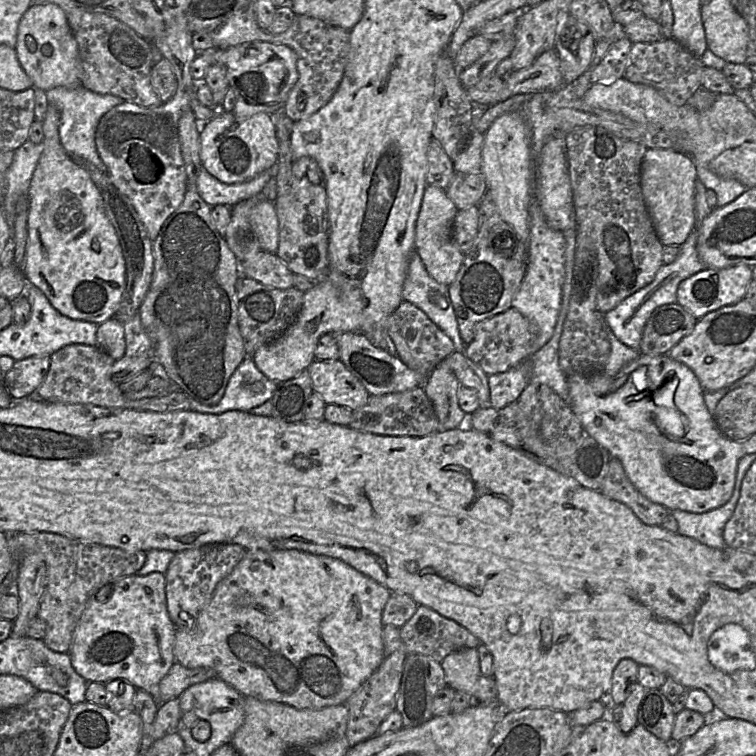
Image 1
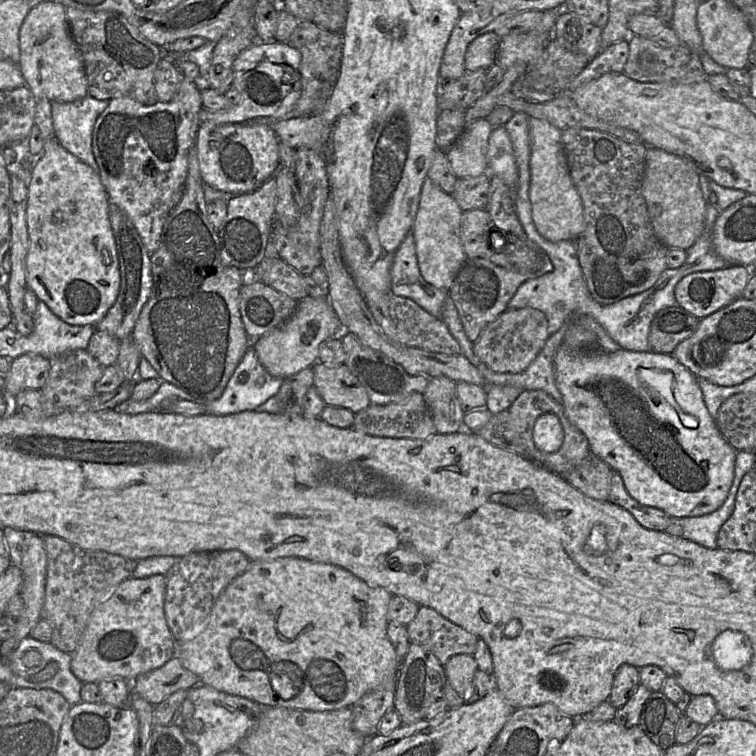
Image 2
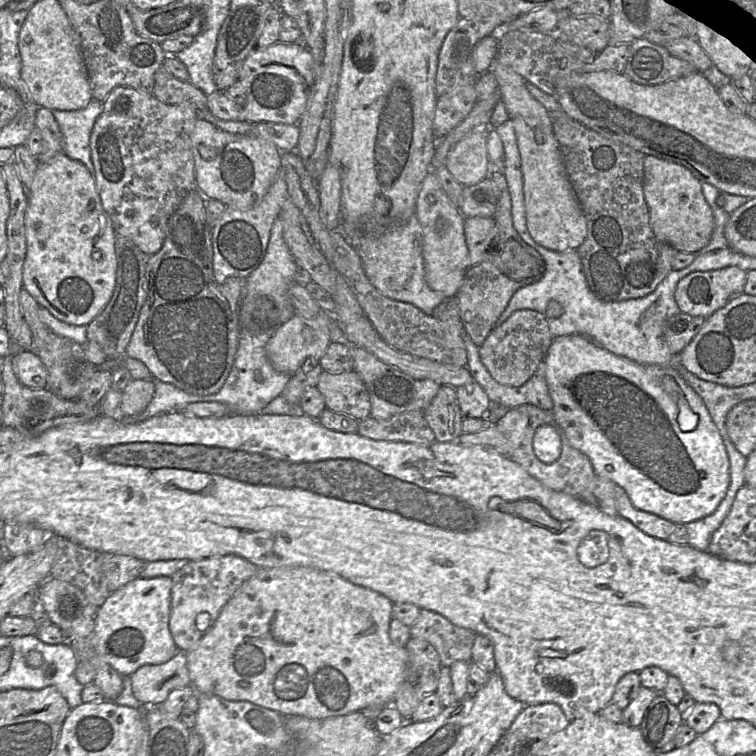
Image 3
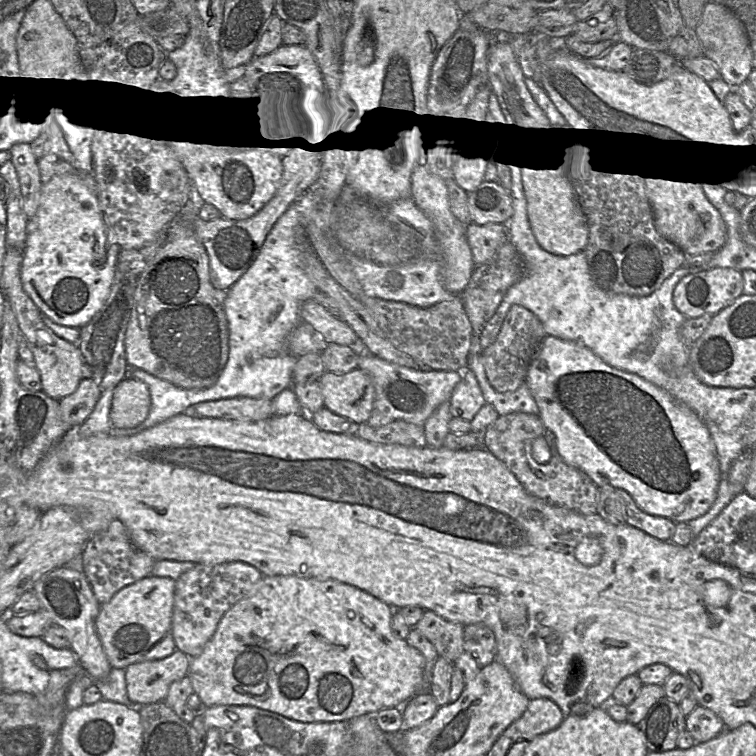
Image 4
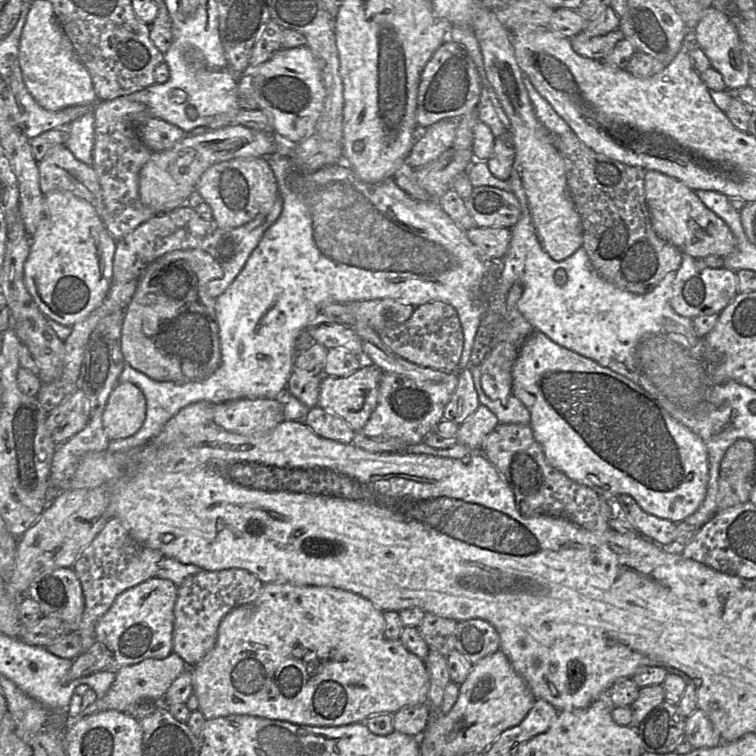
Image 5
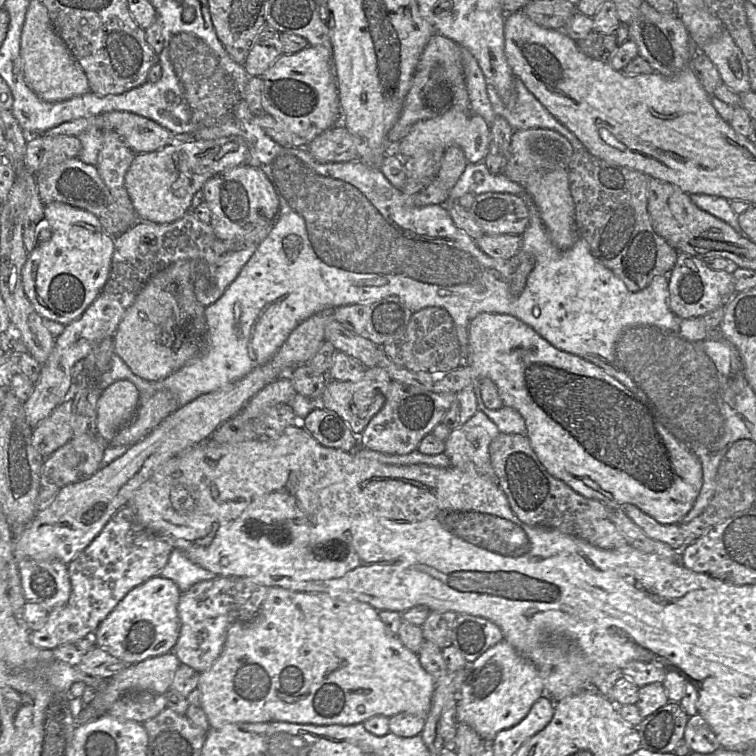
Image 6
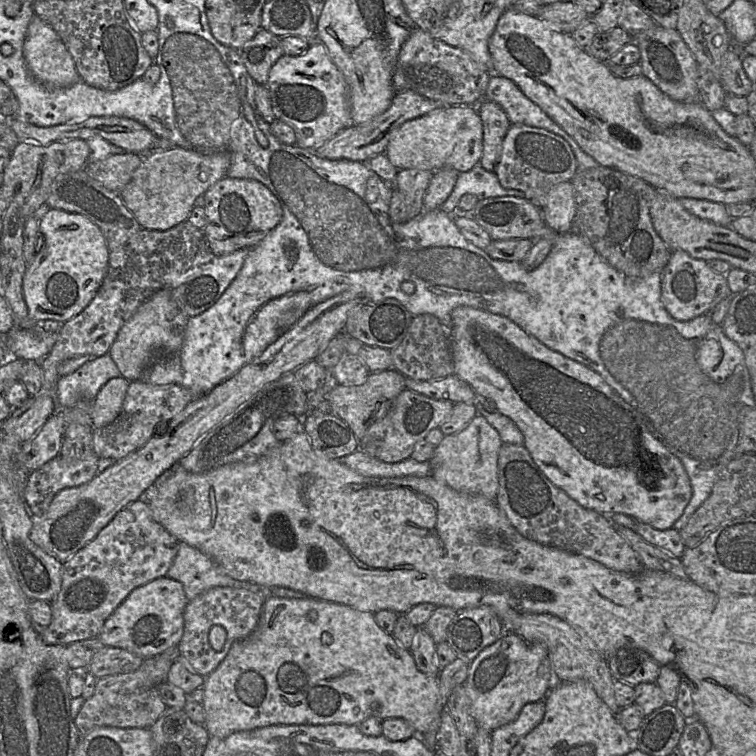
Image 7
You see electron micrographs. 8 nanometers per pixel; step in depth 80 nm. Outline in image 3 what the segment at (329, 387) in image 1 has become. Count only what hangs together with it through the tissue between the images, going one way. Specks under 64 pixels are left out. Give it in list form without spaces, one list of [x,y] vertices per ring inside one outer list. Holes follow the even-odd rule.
[[[323,370],[316,387],[324,397],[325,409],[349,415],[357,421],[370,416],[370,395],[354,370],[341,373]]]

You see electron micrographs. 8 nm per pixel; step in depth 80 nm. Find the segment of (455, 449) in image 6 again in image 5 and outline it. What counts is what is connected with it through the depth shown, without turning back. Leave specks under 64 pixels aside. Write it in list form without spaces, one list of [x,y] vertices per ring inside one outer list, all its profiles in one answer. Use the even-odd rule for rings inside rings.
[[[480,405],[459,426],[455,437],[458,443],[468,446],[473,452],[481,452],[485,437],[498,423],[497,417],[486,406]]]

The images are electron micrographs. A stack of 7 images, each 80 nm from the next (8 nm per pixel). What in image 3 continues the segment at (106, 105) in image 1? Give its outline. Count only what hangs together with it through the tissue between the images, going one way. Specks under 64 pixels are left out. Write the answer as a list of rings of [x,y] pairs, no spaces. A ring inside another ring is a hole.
[[[93,99],[79,110],[52,110],[63,135],[63,152],[71,159],[84,164],[93,174],[90,136],[96,119],[103,111],[101,101]]]

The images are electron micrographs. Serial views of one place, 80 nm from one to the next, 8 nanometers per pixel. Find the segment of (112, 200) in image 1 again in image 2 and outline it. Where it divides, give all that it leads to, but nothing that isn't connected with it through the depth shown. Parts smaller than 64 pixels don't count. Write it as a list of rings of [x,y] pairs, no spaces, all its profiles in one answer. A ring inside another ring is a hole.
[[[109,202],[108,215],[119,260],[120,286],[115,302],[95,325],[95,330],[105,331],[121,341],[131,335],[137,318],[149,299],[152,288],[151,253],[144,246],[131,219],[119,206]]]

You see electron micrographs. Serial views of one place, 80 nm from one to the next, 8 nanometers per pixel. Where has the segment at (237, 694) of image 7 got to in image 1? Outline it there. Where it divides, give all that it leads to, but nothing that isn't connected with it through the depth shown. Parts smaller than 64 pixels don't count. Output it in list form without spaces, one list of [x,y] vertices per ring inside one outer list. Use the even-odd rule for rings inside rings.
[[[295,549],[275,551],[246,550],[240,562],[216,585],[210,601],[199,613],[196,620],[196,633],[190,634],[185,630],[176,629],[174,643],[175,662],[186,668],[210,668],[215,672],[215,678],[226,682],[241,695],[252,696],[263,701],[283,703],[297,709],[320,709],[345,704],[348,698],[379,667],[384,658],[381,617],[390,594],[391,592],[385,586],[336,558],[315,555]]]

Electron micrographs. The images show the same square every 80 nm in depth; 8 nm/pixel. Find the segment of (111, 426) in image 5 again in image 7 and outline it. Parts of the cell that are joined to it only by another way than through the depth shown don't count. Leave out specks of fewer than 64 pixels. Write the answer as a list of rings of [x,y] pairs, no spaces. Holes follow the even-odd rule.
[[[123,377],[110,379],[98,393],[94,401],[94,428],[102,428],[112,423],[121,412],[130,385]]]

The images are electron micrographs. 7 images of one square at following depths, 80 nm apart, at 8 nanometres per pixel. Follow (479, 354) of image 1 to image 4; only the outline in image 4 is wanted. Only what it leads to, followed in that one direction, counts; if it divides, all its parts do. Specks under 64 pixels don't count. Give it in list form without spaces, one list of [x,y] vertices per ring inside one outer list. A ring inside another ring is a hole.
[[[520,305],[510,307],[496,340],[481,353],[486,377],[494,390],[499,393],[513,392],[524,383],[528,368],[547,335],[534,313]]]

